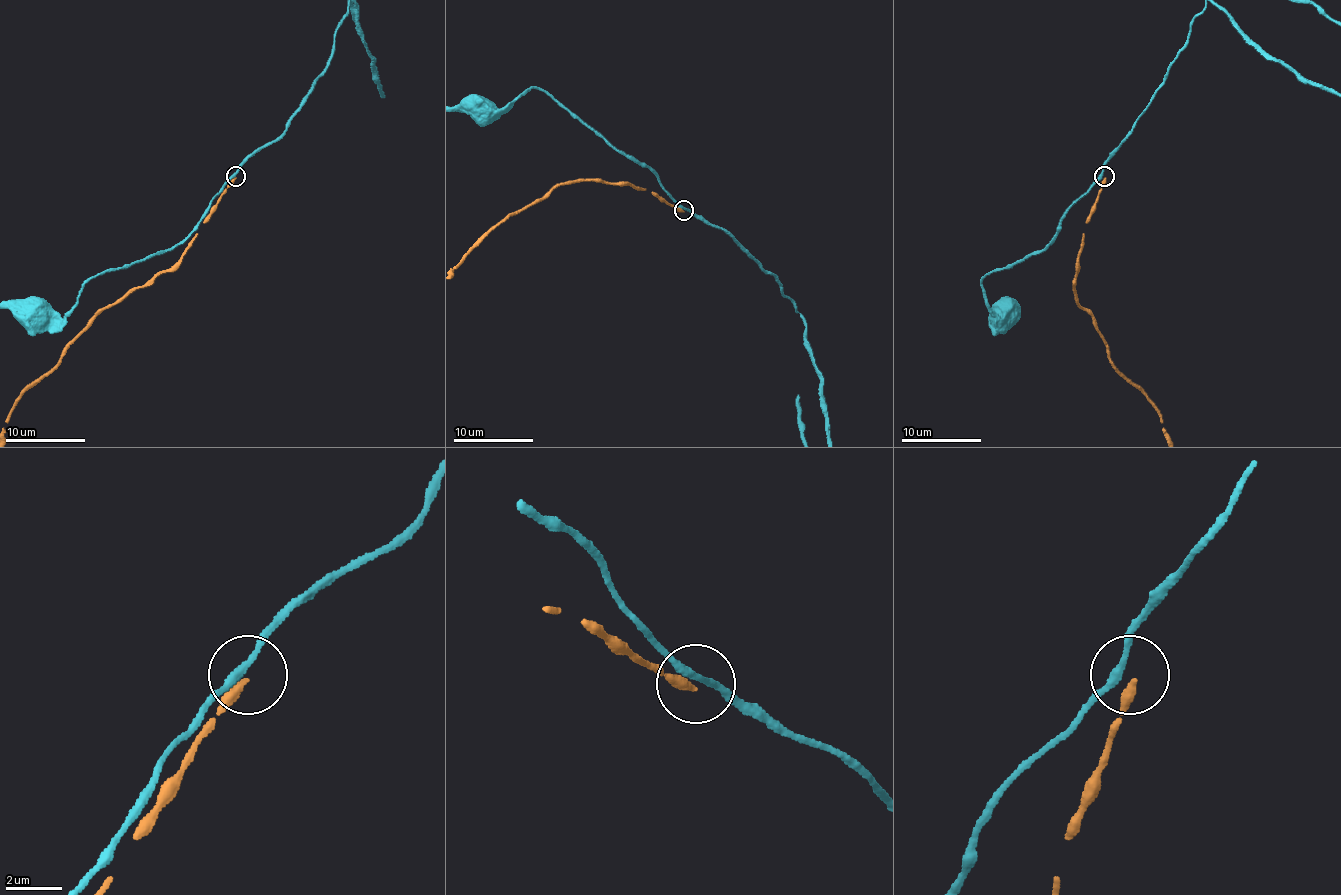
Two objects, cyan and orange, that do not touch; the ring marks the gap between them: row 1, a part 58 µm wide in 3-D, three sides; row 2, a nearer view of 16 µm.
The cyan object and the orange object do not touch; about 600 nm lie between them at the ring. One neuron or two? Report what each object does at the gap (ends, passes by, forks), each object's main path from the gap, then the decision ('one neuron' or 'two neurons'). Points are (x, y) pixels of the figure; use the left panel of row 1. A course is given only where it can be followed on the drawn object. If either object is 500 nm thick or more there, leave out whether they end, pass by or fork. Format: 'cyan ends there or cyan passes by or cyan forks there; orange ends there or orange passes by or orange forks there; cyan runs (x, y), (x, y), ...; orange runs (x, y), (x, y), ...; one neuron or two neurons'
cyan passes by; orange ends there; cyan runs (235, 175), (206, 209), (198, 225), (176, 245), (136, 263), (106, 269), (90, 279), (62, 318), (36, 311); orange runs (235, 177), (182, 257), (108, 305), (21, 396), (7, 416); two neurons

